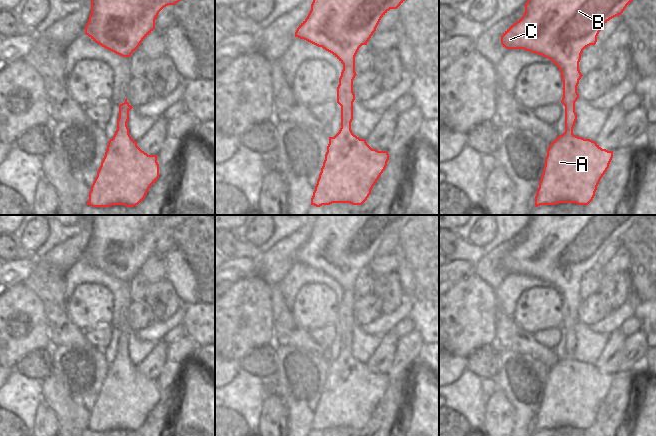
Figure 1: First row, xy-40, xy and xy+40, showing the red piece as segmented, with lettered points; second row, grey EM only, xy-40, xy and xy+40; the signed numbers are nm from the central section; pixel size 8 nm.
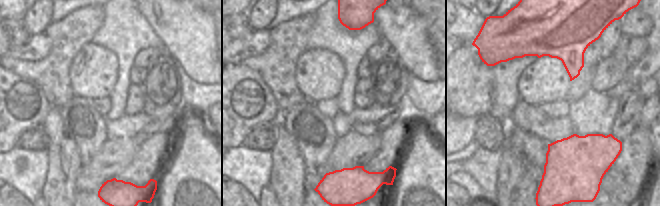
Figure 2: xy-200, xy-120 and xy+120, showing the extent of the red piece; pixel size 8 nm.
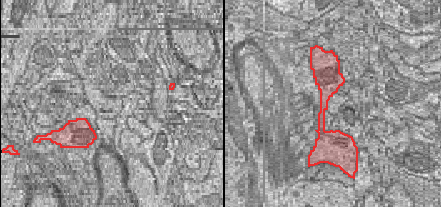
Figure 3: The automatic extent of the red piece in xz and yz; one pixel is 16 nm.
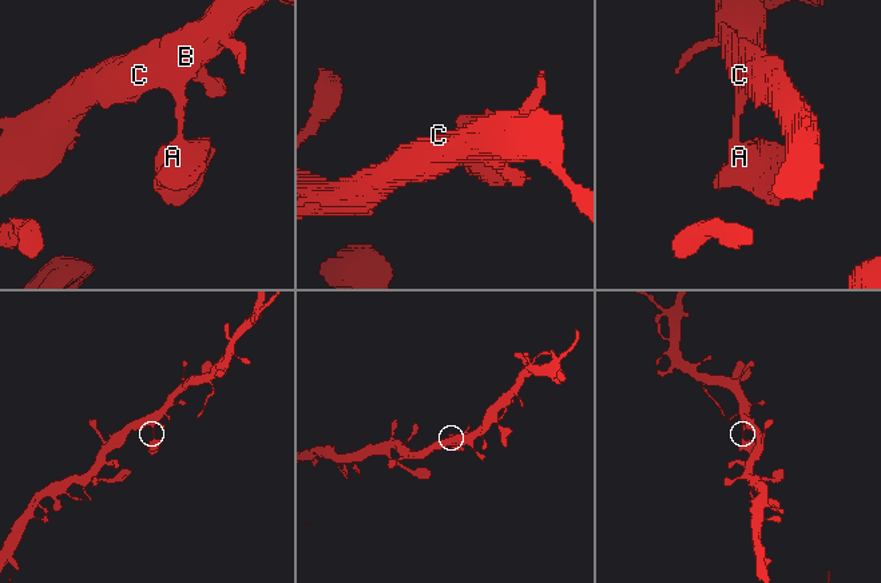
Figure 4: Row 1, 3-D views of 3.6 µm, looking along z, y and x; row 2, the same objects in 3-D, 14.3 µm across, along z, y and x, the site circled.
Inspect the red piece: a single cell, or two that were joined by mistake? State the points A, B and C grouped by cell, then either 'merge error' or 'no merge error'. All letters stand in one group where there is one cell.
A B C | no merge error

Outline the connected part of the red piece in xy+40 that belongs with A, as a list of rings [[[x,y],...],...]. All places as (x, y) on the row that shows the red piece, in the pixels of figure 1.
[[[527,0],[523,16],[511,25],[501,36],[501,44],[506,49],[524,49],[550,59],[560,70],[563,81],[563,98],[565,106],[565,132],[559,135],[550,145],[545,158],[543,174],[535,196],[535,207],[540,205],[556,205],[558,203],[576,203],[588,205],[594,198],[597,186],[609,168],[613,151],[602,149],[595,141],[584,139],[573,134],[577,120],[575,102],[579,98],[577,86],[583,76],[579,70],[579,62],[583,50],[595,45],[597,36],[603,26],[612,18],[621,15],[633,0]]]

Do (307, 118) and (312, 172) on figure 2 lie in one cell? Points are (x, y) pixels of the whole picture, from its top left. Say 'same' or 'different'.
same

